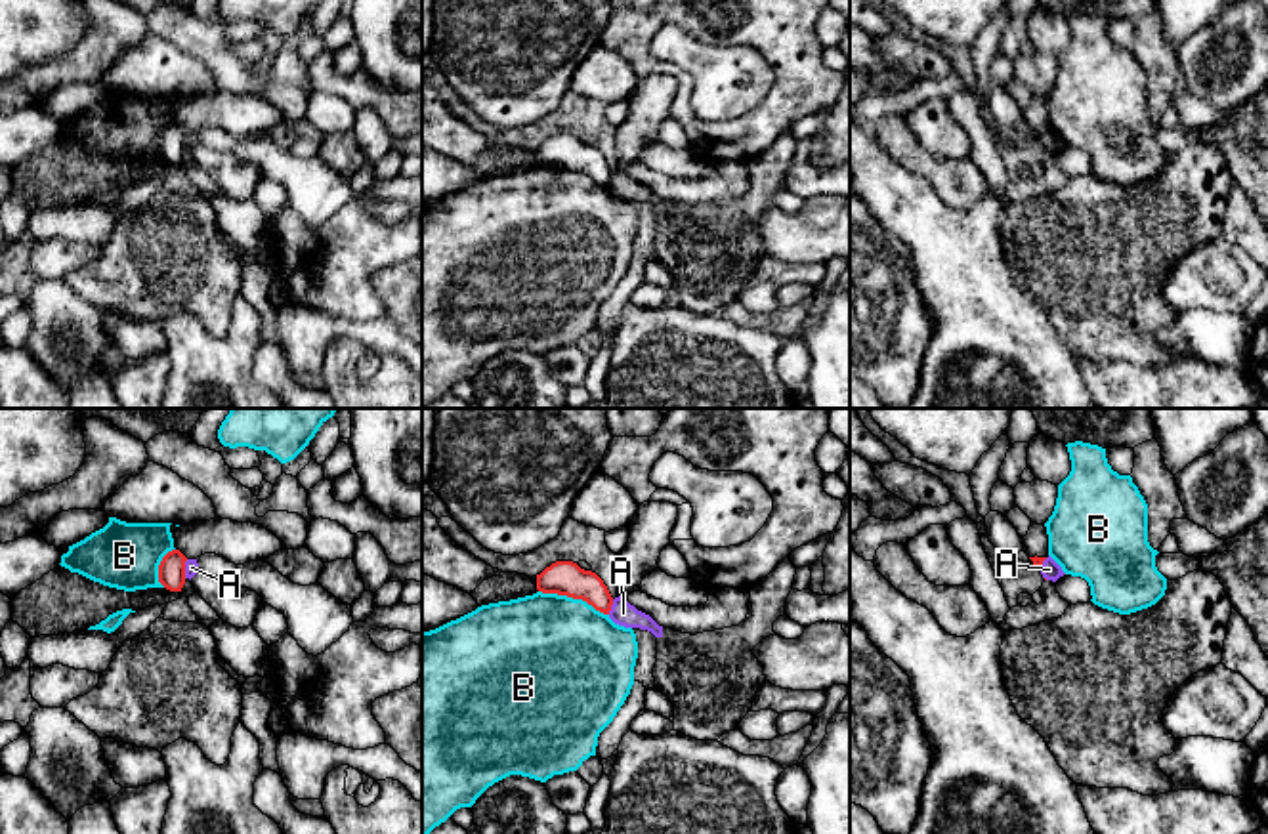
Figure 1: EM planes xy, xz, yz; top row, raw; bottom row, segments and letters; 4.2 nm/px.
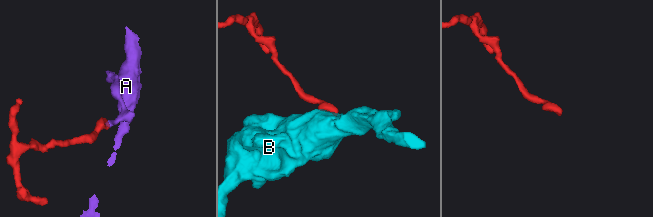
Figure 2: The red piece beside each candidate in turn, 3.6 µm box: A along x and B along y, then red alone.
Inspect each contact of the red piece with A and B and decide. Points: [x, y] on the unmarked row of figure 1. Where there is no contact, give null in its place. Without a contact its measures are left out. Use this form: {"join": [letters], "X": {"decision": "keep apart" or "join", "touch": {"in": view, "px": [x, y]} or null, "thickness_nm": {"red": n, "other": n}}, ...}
{"join": [], "A": {"decision": "keep apart", "touch": {"in": "xy", "px": [184, 142]}, "thickness_nm": {"red": 110, "other": 60}}, "B": {"decision": "keep apart", "touch": {"in": "xz", "px": [573, 170]}, "thickness_nm": {"red": 140, "other": 500}}}

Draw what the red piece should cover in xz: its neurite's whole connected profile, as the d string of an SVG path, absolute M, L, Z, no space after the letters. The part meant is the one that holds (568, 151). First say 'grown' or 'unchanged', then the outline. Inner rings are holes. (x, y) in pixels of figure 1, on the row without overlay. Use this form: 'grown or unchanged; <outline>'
unchanged; M556 134L537 147L537 162L542 166L558 166L573 172L582 172L596 183L609 187L613 170L603 153L581 141L573 134Z

